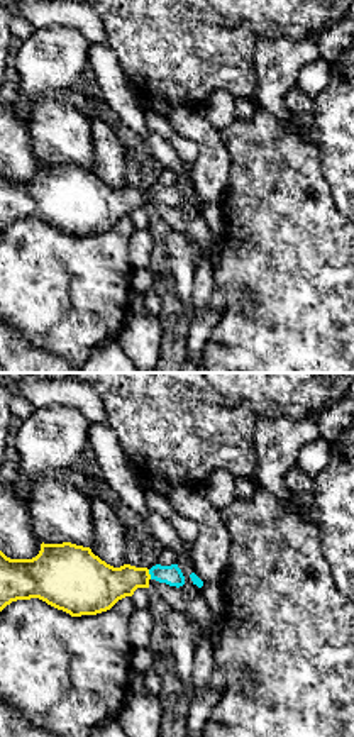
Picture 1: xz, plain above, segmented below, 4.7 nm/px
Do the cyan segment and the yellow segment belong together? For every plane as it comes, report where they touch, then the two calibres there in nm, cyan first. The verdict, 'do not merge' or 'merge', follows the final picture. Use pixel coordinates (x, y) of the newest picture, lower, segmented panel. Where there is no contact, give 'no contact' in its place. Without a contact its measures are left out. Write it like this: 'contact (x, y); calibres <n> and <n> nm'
contact (149, 573); calibres 100 and 220 nm

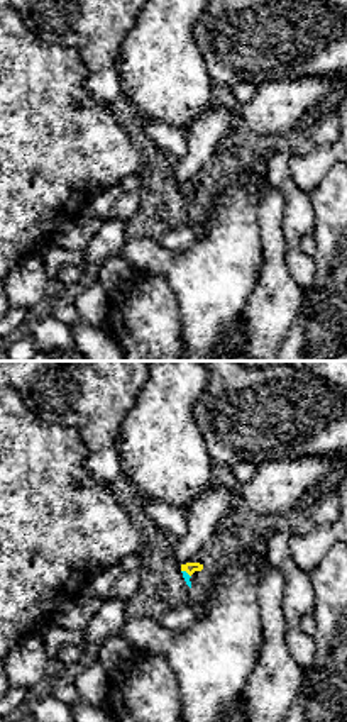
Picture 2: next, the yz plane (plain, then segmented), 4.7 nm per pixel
contact (187, 573); calibres 40 and 60 nm

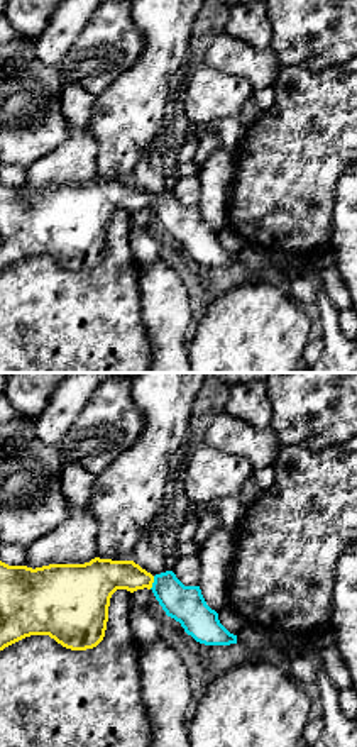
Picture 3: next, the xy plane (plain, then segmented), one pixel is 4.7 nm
contact (153, 583); calibres 180 and 190 nm

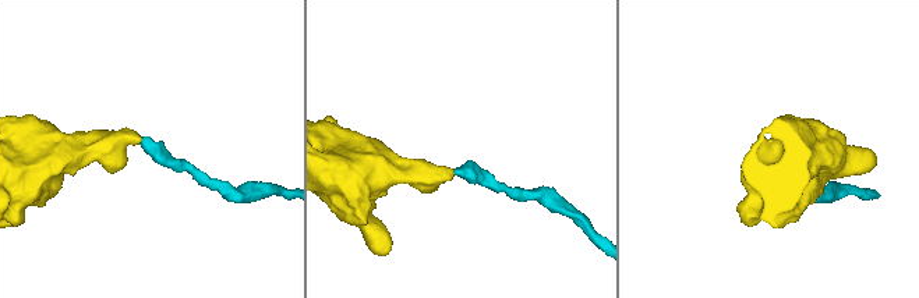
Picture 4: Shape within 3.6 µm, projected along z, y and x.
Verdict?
merge

